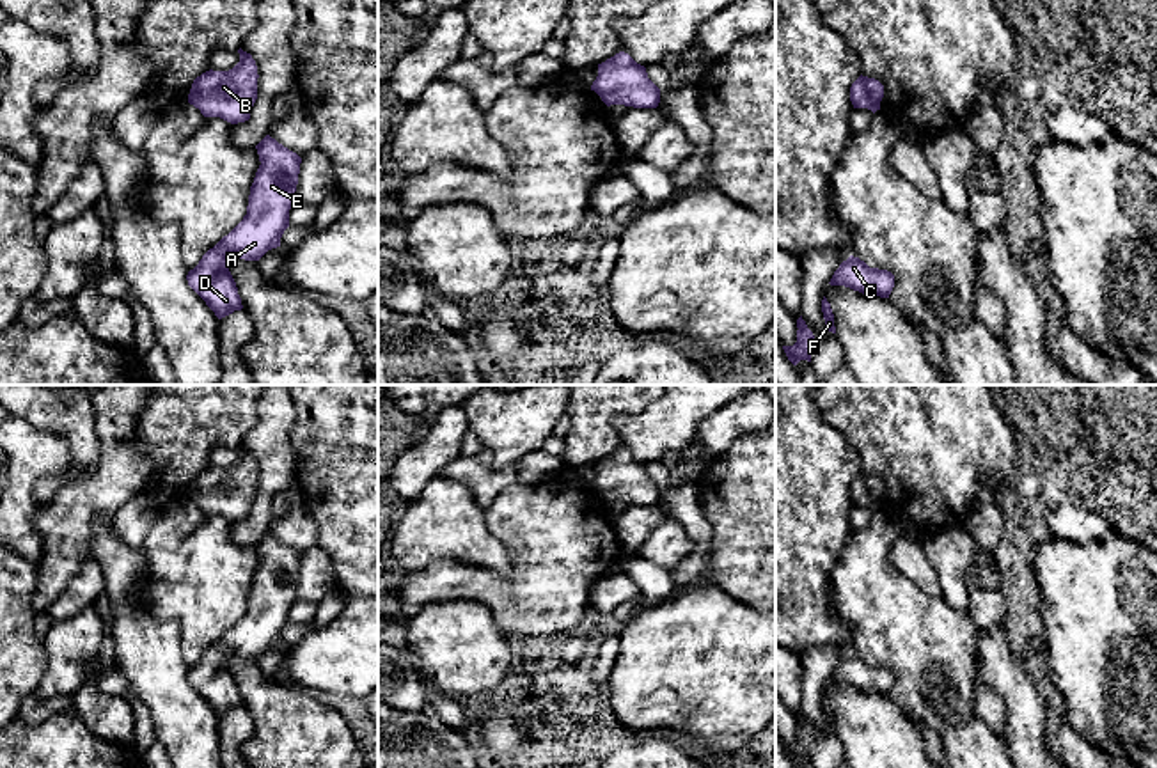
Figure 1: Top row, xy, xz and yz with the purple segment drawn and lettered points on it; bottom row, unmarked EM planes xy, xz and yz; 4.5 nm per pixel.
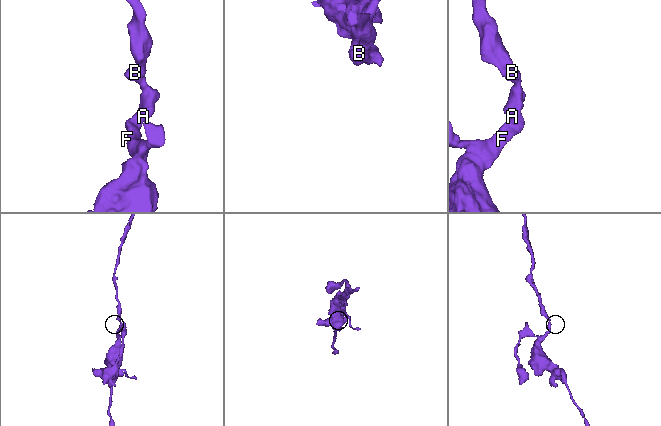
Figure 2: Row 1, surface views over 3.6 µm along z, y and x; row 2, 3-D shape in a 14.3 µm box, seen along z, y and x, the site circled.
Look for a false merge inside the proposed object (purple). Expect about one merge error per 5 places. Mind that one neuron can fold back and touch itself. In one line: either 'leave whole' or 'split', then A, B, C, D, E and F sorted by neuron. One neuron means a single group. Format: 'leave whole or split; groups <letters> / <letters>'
leave whole; groups A B C D E F

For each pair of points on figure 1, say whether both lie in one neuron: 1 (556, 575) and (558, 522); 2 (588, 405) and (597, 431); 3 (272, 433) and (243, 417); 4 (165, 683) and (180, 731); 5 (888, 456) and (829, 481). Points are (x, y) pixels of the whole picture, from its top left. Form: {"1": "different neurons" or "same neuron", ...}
{"1": "same neuron", "2": "same neuron", "3": "different neurons", "4": "same neuron", "5": "different neurons"}

